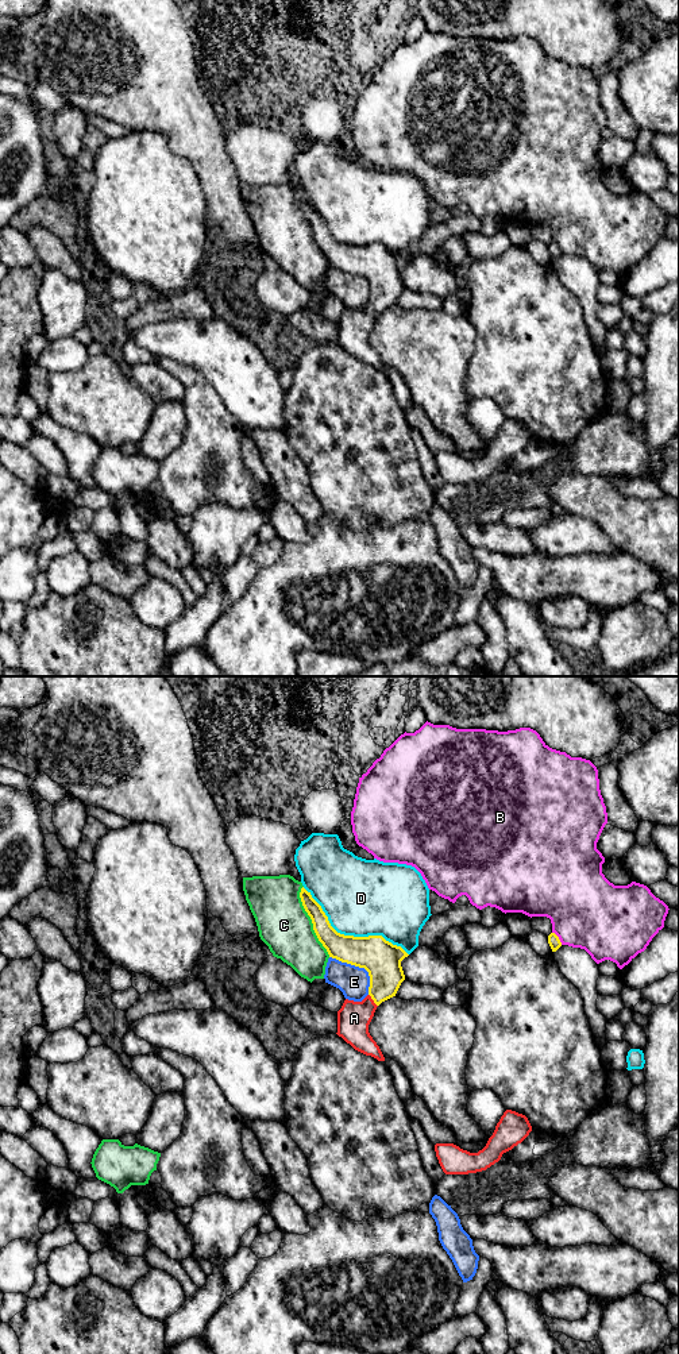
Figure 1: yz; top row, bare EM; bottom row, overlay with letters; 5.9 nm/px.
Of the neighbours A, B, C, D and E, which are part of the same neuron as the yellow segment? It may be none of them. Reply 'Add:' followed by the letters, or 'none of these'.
Add: A

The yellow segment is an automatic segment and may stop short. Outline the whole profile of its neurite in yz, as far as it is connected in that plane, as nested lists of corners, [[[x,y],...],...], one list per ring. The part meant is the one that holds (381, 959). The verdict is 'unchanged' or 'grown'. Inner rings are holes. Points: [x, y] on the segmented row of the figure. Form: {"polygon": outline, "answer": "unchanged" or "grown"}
{"polygon": [[[304,887],[300,898],[312,919],[315,933],[329,957],[364,968],[370,976],[369,995],[362,1002],[346,999],[337,1011],[336,1034],[355,1050],[385,1061],[379,1046],[369,1033],[369,1025],[377,1007],[396,996],[405,980],[401,961],[409,954],[382,936],[354,937],[337,933],[321,906]]], "answer": "grown"}

